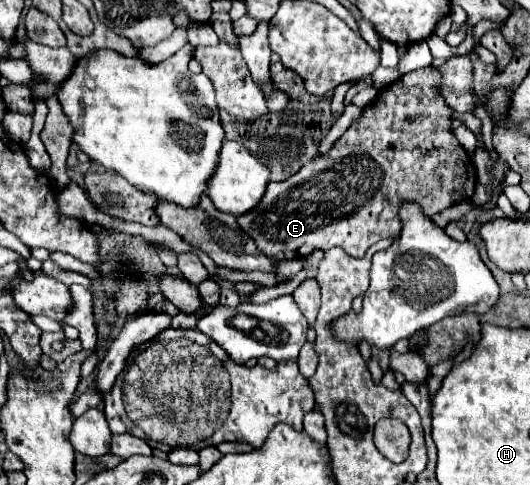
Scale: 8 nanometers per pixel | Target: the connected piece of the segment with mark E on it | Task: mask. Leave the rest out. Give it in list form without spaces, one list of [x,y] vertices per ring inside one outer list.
[[[425,67],[403,75],[387,85],[363,109],[361,119],[335,141],[333,149],[319,159],[313,159],[287,181],[269,183],[265,199],[249,213],[241,215],[239,225],[247,235],[253,235],[257,247],[271,259],[301,259],[315,249],[327,251],[329,247],[343,247],[349,255],[361,257],[381,239],[399,239],[401,219],[399,209],[403,201],[413,201],[421,207],[425,217],[431,217],[451,205],[473,199],[475,193],[475,167],[469,153],[459,145],[451,131],[453,109],[441,97],[441,75],[433,67]]]

